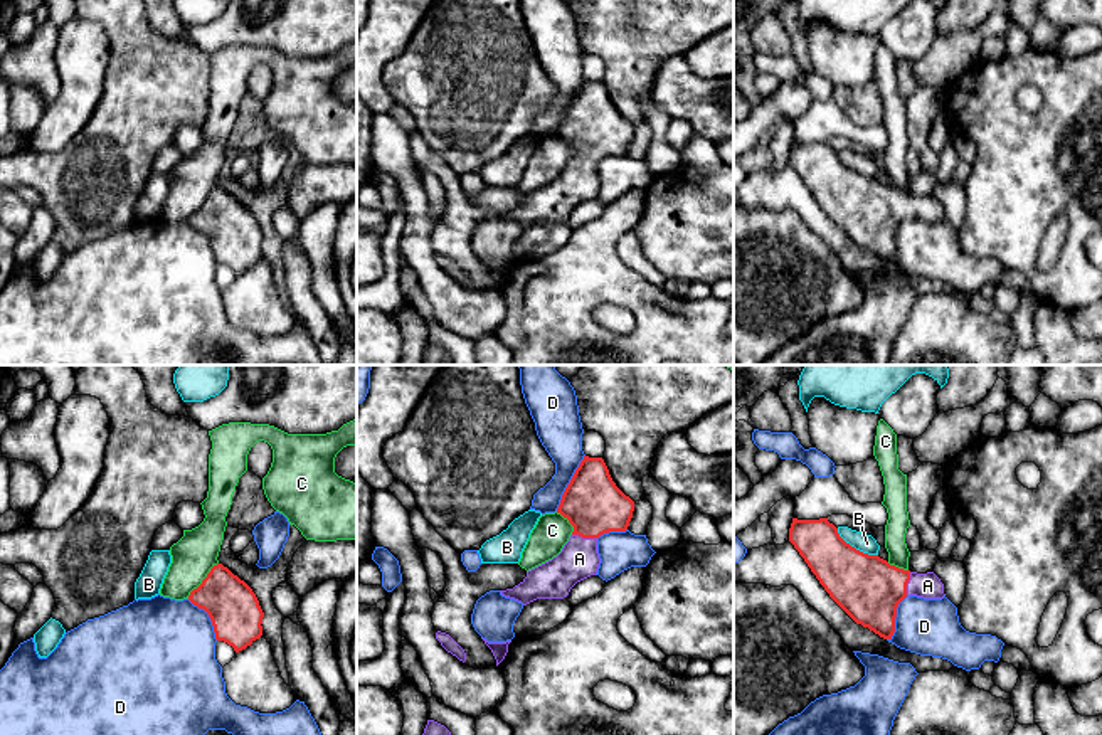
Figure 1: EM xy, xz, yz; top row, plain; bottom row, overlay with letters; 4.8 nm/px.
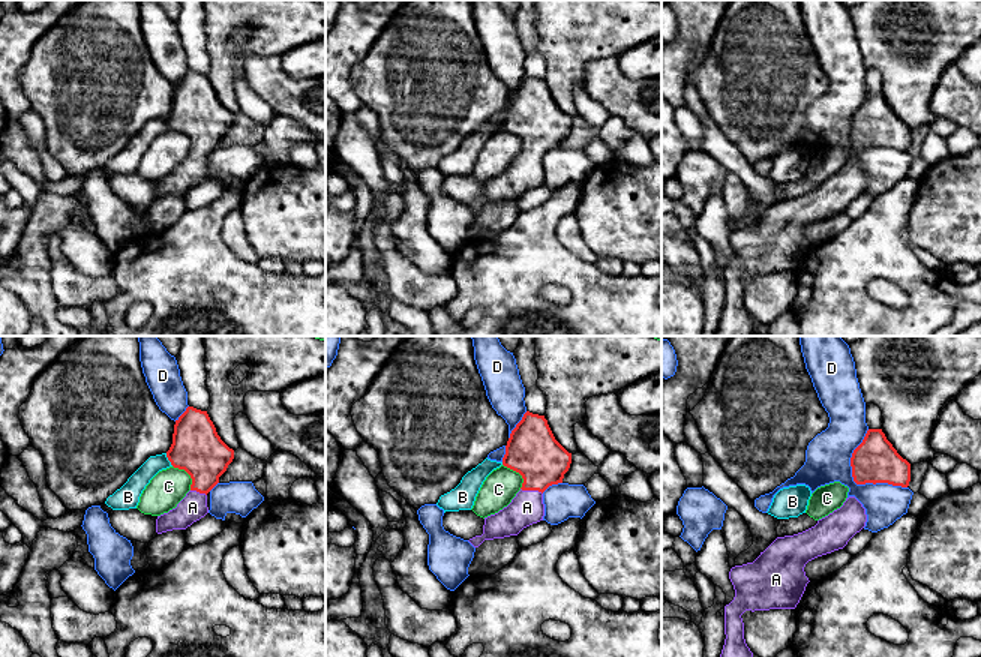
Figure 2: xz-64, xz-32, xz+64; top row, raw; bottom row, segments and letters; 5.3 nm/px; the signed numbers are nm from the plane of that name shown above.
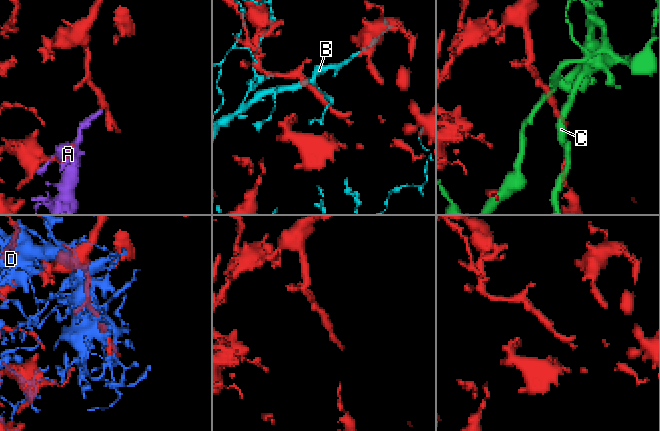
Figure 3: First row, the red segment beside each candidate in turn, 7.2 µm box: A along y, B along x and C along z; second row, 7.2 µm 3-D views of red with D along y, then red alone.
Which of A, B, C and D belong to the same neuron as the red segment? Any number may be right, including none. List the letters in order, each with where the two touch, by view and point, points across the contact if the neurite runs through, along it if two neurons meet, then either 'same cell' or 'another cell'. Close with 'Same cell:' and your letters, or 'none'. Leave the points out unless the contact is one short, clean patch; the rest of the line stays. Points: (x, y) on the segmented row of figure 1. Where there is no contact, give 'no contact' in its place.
A: xz (584, 537) | across xz (593, 503), (584, 537), (579, 559) | same cell
B: yz (853, 547) | another cell
C: xy (202, 581) | another cell
D: xz (569, 483) | another cell
Same cell: A

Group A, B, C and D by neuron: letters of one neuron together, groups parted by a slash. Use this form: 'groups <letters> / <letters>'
groups A / B / C / D

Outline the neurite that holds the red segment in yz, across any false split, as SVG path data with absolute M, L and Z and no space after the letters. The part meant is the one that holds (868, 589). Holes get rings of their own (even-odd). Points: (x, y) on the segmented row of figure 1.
M792 518L789 542L829 597L856 622L892 639L898 604L909 595L942 599L934 572L917 574L890 565L846 543L828 521Z

